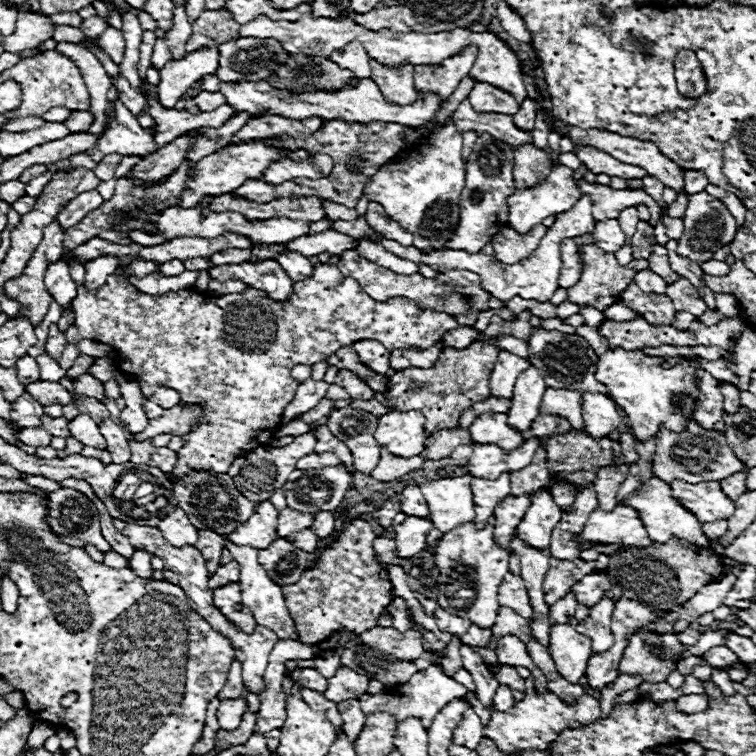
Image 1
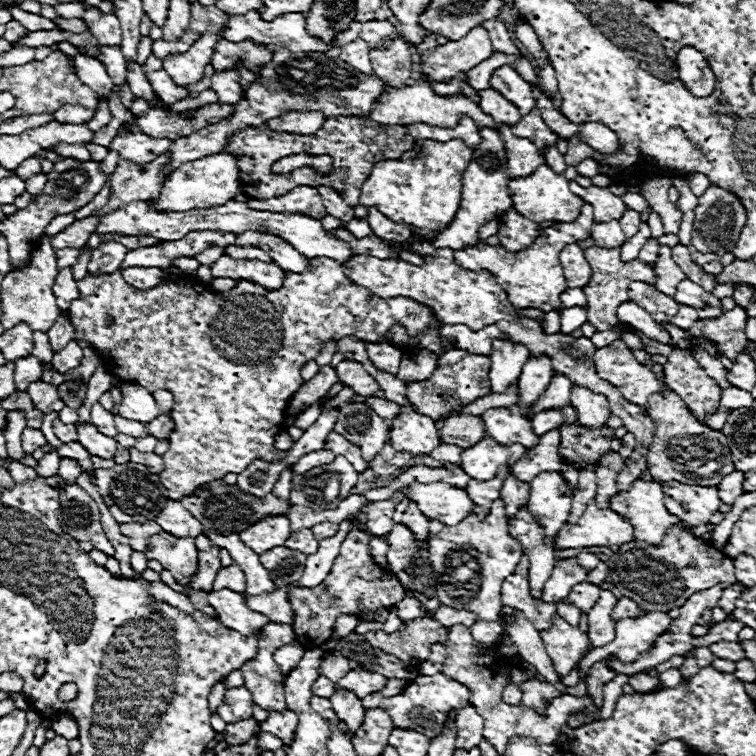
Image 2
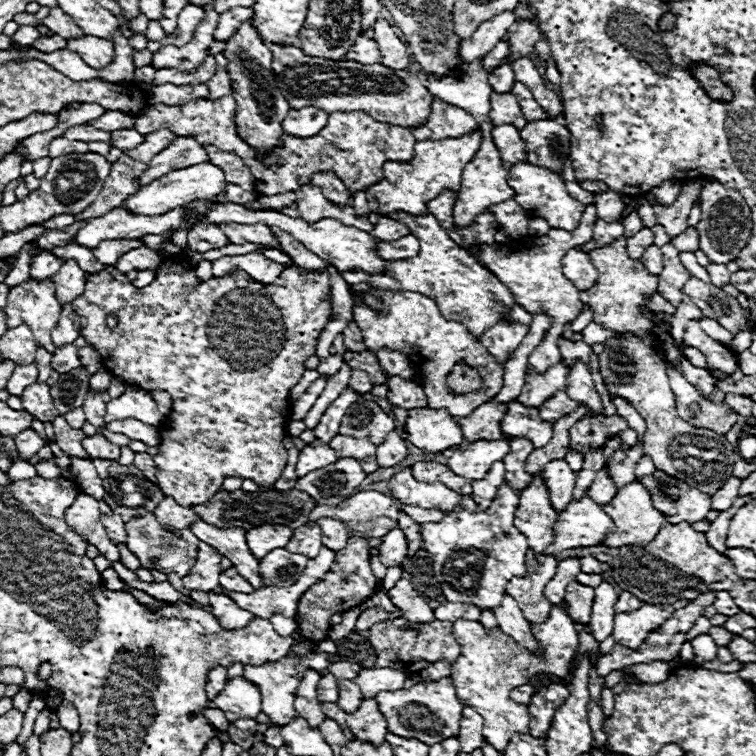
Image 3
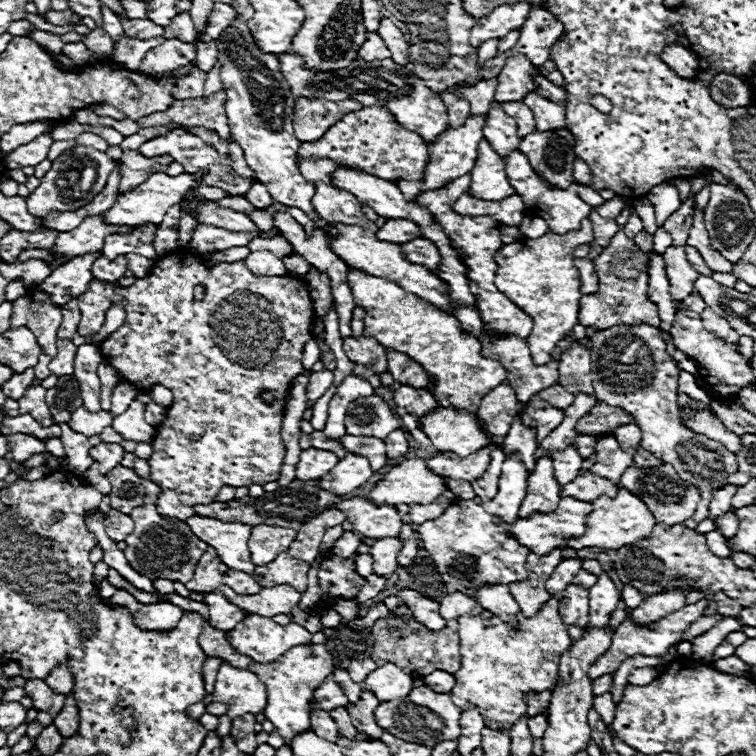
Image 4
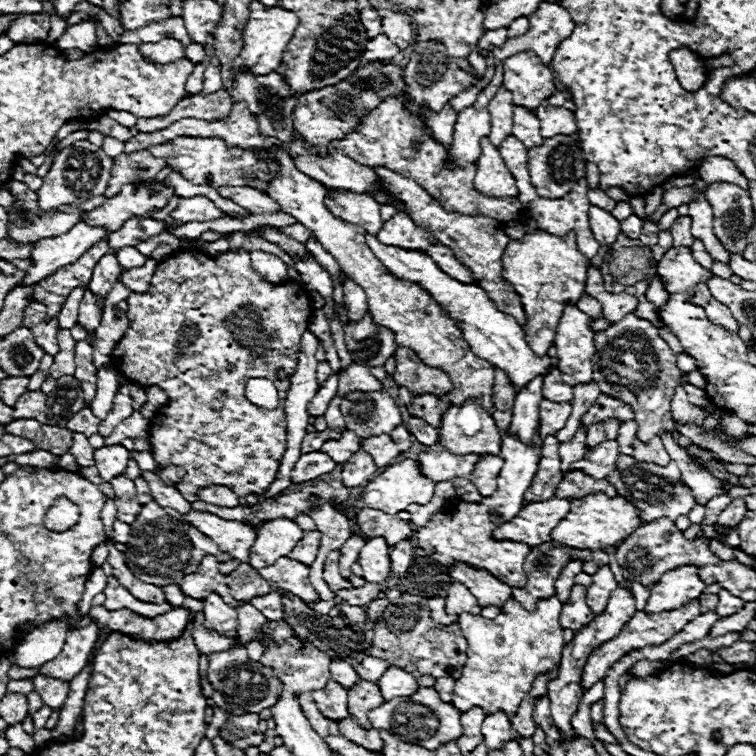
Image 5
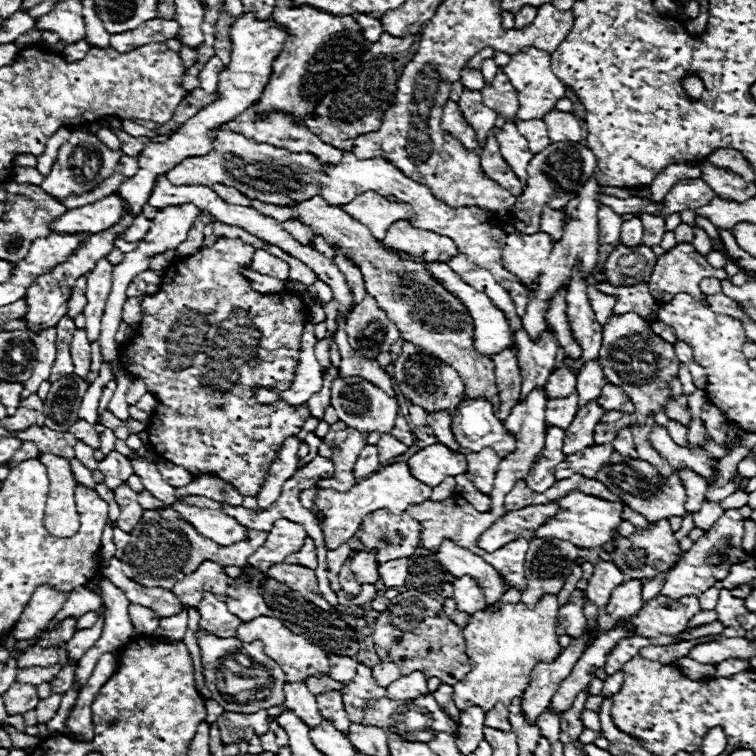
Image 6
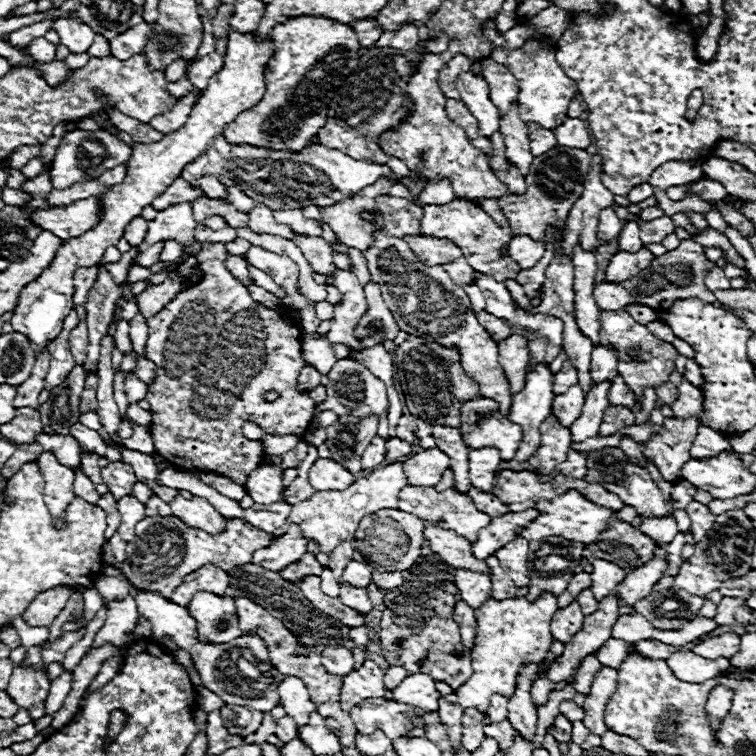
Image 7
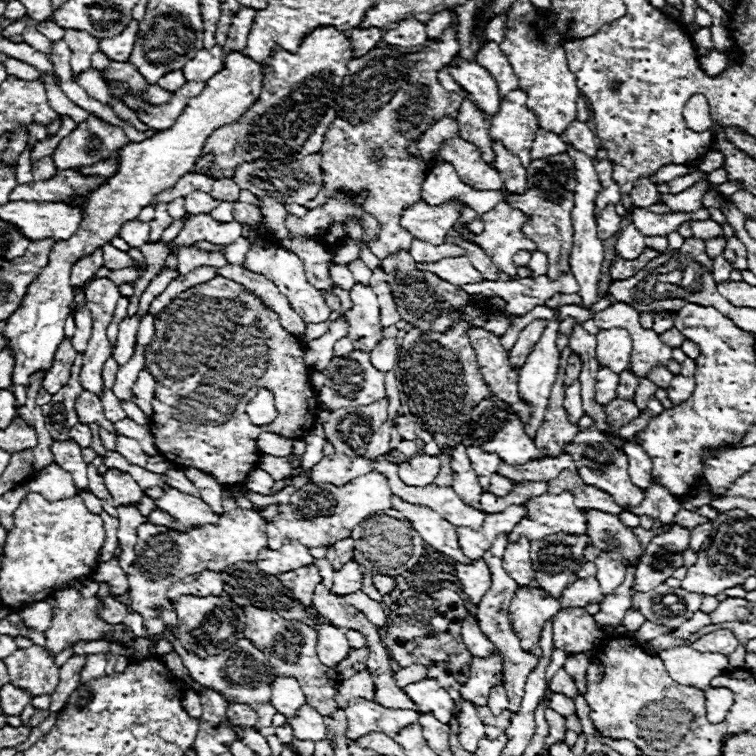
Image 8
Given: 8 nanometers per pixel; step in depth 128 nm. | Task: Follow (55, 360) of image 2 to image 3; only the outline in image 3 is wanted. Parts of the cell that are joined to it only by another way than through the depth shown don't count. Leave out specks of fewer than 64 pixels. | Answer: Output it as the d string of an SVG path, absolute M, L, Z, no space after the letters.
M66 344L62 348L56 348L54 356L52 356L52 370L60 372L60 374L66 374L74 368L78 368L82 362L80 362L80 356L78 356L78 348L74 344Z

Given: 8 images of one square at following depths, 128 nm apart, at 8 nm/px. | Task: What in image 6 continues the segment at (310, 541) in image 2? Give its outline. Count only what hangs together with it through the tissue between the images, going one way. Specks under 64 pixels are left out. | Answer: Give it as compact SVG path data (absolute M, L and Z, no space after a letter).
M296 552L294 556L288 556L284 562L288 564L300 564L300 566L306 566L306 568L316 568L316 552Z

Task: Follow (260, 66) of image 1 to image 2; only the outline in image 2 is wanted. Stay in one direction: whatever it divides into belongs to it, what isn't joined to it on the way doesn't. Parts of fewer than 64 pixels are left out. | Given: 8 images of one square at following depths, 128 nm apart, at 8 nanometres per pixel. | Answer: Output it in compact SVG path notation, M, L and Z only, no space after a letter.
M220 38L214 48L214 70L236 70L238 64L242 68L256 70L258 66L266 66L272 60L272 48L266 44L254 44L252 40L242 40L238 44Z

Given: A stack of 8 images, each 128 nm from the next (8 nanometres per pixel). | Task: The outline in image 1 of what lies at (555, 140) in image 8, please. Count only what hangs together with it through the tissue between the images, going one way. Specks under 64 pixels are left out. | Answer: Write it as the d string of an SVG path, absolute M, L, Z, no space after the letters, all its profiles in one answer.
M476 82L468 94L472 108L478 112L496 112L496 114L516 114L520 104L508 92L494 88L486 82Z

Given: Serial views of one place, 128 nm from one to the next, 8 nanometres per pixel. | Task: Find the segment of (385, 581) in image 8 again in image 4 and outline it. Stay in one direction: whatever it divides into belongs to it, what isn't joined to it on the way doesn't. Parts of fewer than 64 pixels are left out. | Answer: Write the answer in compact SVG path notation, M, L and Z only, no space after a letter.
M408 522L402 524L400 540L402 540L402 552L398 556L398 564L408 566L416 558L416 552L418 552L418 538L416 538L416 532L412 530L412 524Z

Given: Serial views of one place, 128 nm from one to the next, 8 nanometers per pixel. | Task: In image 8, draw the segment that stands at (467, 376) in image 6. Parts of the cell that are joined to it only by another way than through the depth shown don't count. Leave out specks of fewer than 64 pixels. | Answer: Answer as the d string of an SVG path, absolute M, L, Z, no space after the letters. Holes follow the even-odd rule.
M400 250L380 260L380 268L386 272L386 280L394 284L390 286L390 292L394 296L394 302L398 304L400 318L406 320L410 326L430 330L430 332L446 332L456 322L462 320L458 308L466 306L470 302L470 296L460 286L448 284L446 280L438 278L434 272L418 270L414 258L406 250ZM410 276L418 276L418 278L410 278ZM472 326L468 330L468 336L490 394L498 400L504 400L514 410L514 414L518 414L520 420L526 422L530 408L518 396L518 372L508 364L508 354L502 348L498 336L478 326Z

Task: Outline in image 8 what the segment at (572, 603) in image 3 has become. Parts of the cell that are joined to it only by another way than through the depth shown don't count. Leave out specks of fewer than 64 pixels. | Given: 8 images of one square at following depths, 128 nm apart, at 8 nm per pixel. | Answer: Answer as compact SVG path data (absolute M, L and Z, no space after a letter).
M562 608L554 618L552 618L552 626L554 626L554 648L566 650L568 654L578 654L578 652L586 652L592 648L598 648L602 644L604 632L594 624L594 618L584 610L584 608Z

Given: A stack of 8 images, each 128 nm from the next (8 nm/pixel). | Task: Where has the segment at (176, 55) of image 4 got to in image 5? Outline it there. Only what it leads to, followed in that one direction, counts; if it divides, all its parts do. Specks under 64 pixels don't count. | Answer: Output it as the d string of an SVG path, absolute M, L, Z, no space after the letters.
M163 38L159 42L142 44L138 48L142 50L142 56L146 56L148 60L152 60L154 64L170 64L170 62L186 58L184 46L173 38Z

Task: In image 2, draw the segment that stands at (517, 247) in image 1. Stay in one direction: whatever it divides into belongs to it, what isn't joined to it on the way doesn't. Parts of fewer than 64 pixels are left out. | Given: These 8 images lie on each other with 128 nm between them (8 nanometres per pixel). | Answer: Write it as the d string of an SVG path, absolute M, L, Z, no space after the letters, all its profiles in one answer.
M510 208L498 222L498 236L500 238L514 238L518 240L524 248L528 248L536 236L540 234L540 226L536 222L526 220L524 216L520 216L514 208Z

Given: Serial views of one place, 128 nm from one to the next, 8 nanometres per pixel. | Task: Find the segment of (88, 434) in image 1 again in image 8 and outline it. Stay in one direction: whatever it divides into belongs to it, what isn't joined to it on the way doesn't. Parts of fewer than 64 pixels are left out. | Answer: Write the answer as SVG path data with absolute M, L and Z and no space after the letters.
M110 468L104 474L104 484L108 488L108 492L114 498L114 506L122 506L122 504L138 504L142 498L142 488L132 480L130 474L120 472Z

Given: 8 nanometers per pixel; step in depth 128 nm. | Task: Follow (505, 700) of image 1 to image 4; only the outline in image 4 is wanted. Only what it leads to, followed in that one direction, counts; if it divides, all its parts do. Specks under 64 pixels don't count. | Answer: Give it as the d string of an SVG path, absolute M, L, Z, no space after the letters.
M526 692L524 698L528 704L528 716L536 716L538 712L548 712L550 692Z

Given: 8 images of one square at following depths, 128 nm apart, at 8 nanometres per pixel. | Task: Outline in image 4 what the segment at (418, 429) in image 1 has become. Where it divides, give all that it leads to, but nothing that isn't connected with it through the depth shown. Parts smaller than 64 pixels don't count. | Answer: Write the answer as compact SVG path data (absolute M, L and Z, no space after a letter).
M442 408L428 412L418 418L418 428L430 438L438 452L454 452L458 456L468 456L482 446L490 444L474 414L458 412L454 408Z

